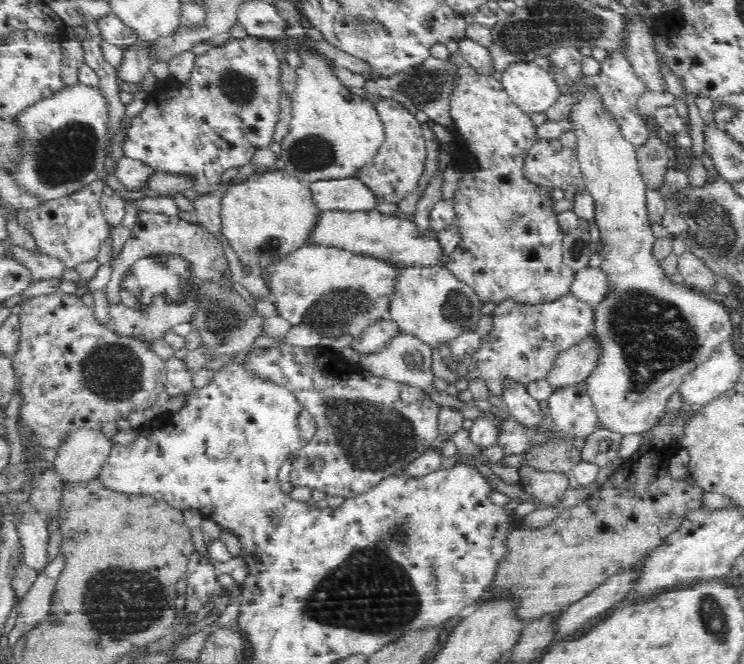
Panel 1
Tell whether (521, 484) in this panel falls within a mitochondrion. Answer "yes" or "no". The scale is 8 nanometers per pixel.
no

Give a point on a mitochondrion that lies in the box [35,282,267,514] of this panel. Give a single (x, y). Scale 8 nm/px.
(114, 372)

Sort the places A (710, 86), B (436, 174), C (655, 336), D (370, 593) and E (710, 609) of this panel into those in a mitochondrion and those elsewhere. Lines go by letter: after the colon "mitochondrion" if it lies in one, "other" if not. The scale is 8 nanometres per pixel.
A: other
B: other
C: mitochondrion
D: mitochondrion
E: mitochondrion

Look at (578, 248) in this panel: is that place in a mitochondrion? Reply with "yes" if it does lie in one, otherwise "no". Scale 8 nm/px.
yes

